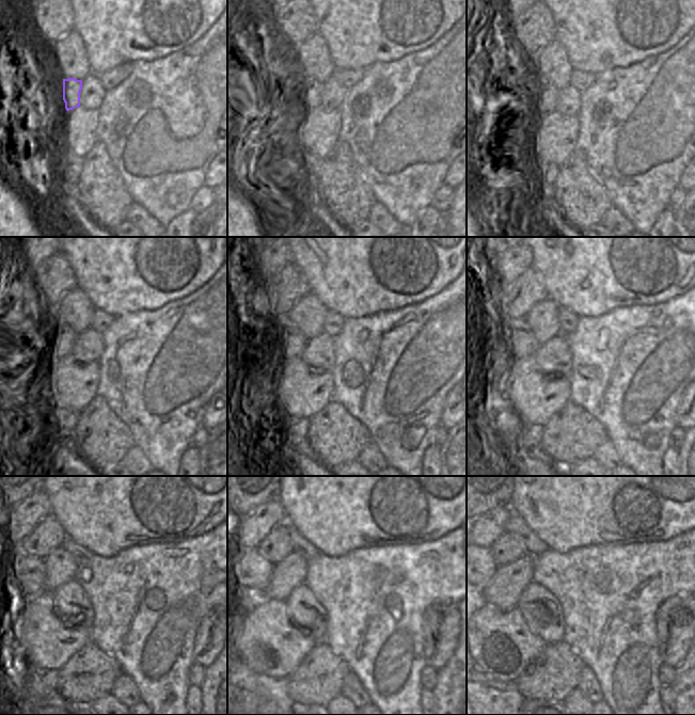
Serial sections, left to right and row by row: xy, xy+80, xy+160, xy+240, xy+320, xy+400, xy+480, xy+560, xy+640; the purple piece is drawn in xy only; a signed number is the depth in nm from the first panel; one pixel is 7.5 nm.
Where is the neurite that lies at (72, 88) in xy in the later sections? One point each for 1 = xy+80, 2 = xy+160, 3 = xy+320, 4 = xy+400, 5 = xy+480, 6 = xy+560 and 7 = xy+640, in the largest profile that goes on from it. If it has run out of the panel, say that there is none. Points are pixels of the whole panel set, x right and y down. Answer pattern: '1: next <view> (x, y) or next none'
1: next xy+80 (309, 92)
2: next xy+160 (551, 93)
3: next xy+320 (294, 342)
4: next xy+400 (526, 345)
5: next xy+480 (30, 571)
6: next xy+560 (251, 570)
7: next xy+640 (488, 566)

